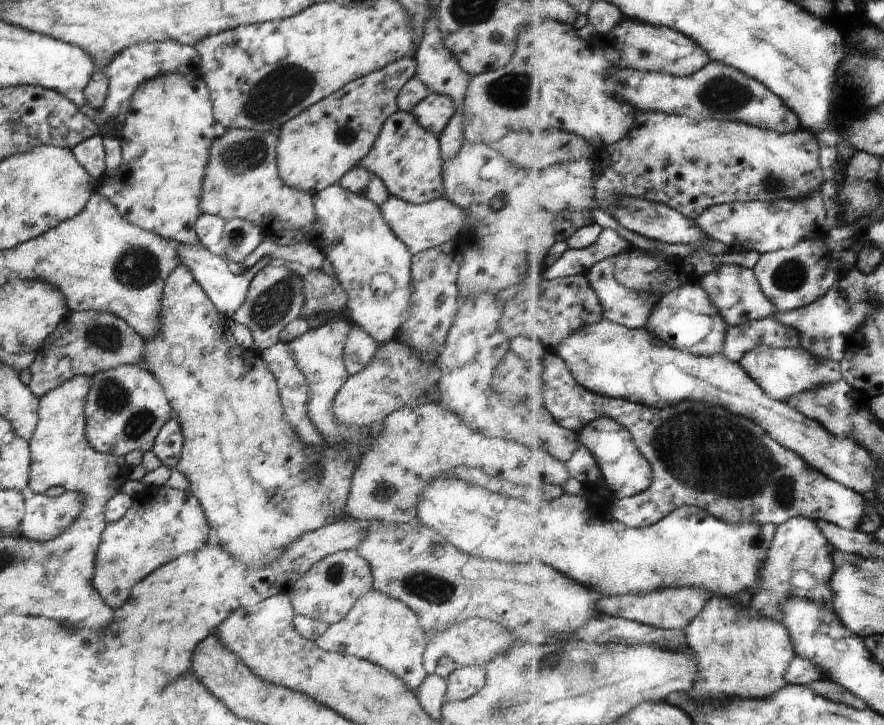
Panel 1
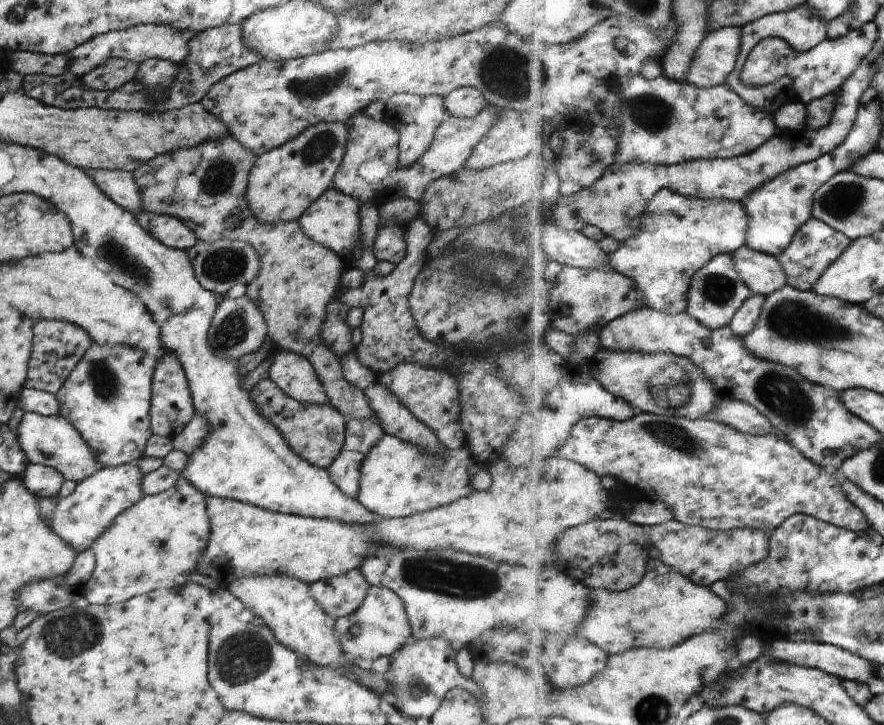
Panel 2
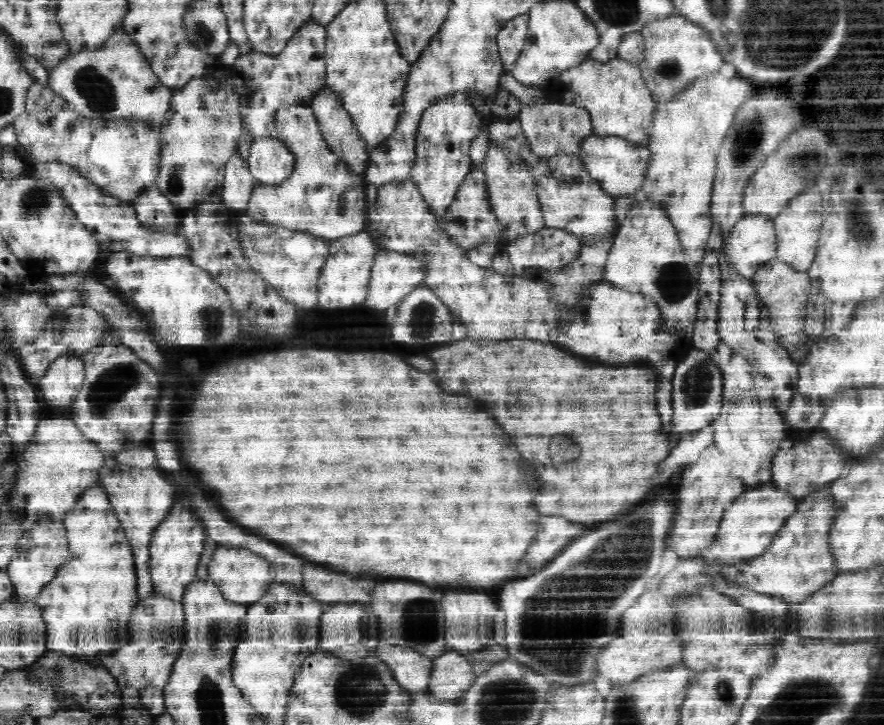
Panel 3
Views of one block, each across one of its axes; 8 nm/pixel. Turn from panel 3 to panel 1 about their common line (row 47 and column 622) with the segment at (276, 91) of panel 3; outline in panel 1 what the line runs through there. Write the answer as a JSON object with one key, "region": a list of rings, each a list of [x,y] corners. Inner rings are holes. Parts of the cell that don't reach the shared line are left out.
{"region":[[[615,257],[603,259],[595,263],[586,273],[587,278],[593,290],[597,292],[601,306],[603,306],[603,319],[610,320],[611,322],[625,325],[632,329],[645,329],[657,302],[662,297],[661,293],[655,291],[637,292],[631,290],[627,286],[623,286],[617,278],[615,278]]]}

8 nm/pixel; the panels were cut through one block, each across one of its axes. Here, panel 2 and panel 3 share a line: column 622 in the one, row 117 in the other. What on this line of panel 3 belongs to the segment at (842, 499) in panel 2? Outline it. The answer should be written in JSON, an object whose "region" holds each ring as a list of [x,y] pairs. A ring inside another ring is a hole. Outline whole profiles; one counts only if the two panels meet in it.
{"region":[[[464,92],[438,99],[423,112],[416,134],[416,156],[408,178],[416,183],[428,208],[438,219],[446,214],[448,206],[456,198],[457,190],[460,188],[462,181],[473,167],[469,148],[481,126],[481,117],[475,112]]]}

